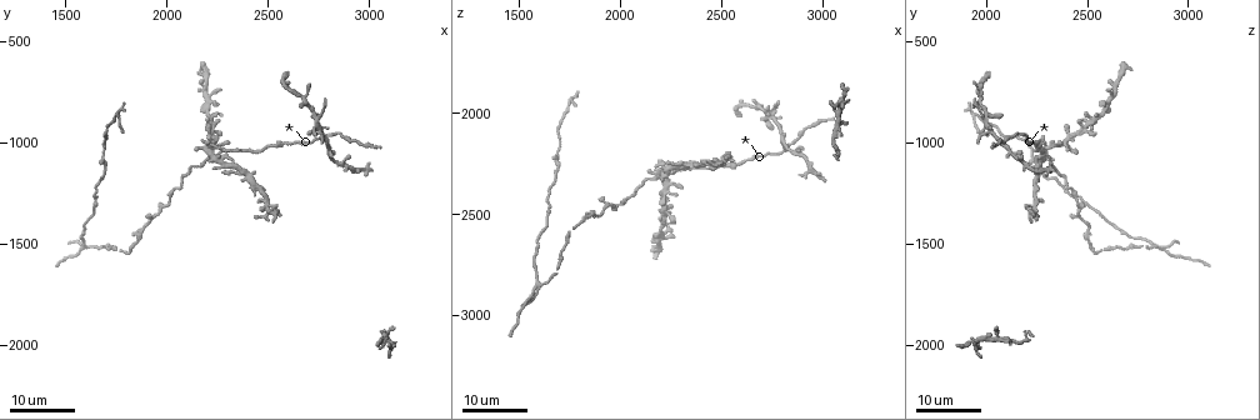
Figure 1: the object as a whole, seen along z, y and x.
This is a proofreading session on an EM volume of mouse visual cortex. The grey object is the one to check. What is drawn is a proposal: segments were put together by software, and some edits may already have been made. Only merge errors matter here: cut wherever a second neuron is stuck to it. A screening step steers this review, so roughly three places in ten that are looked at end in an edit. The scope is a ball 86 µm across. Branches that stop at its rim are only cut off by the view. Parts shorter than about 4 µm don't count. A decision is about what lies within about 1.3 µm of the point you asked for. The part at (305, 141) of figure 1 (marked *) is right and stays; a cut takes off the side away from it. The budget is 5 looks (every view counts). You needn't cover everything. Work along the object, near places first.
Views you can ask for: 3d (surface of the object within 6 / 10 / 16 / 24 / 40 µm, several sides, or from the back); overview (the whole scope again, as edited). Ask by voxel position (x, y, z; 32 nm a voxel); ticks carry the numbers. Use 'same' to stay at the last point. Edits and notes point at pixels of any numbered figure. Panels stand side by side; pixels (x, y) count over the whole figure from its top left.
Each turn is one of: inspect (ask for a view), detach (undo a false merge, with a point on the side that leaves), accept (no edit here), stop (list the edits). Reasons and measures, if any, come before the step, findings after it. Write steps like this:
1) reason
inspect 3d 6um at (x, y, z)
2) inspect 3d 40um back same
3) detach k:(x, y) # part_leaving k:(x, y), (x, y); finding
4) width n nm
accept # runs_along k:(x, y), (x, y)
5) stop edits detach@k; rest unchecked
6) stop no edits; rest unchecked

three-way junction
inspect 3d 24um at (2690, 820, 1970)

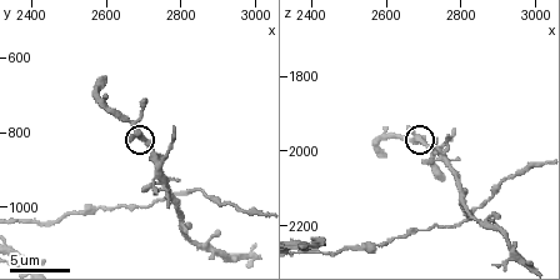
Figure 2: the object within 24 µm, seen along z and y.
inspect 3d 10um at (2700, 810, 1970)

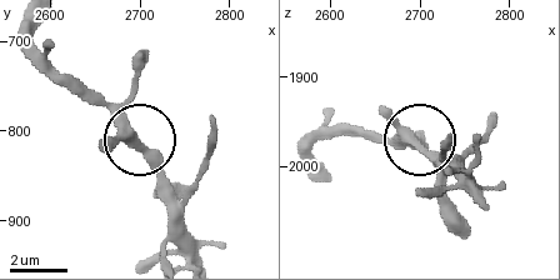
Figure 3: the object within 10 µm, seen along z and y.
accept # all the same neuron

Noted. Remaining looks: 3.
three-way junction
inspect 3d 24um at (1950, 1370, 2460)

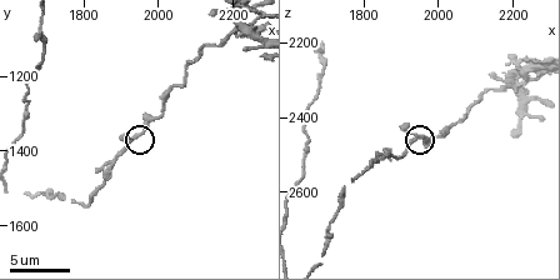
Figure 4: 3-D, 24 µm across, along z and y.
closer look
inspect 3d 10um at (1950, 1360, 2450)

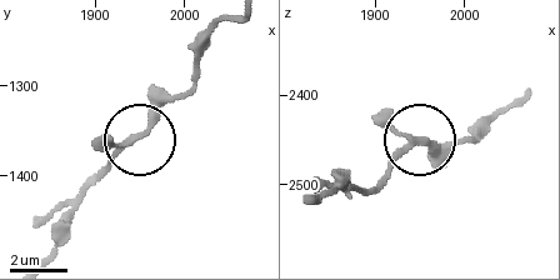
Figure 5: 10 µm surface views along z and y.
accept # runs_along 5:(525, 93), (470, 140), (413, 145), (365, 191); continuous, no second neuron

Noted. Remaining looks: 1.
stop no edits; rest unchecked

